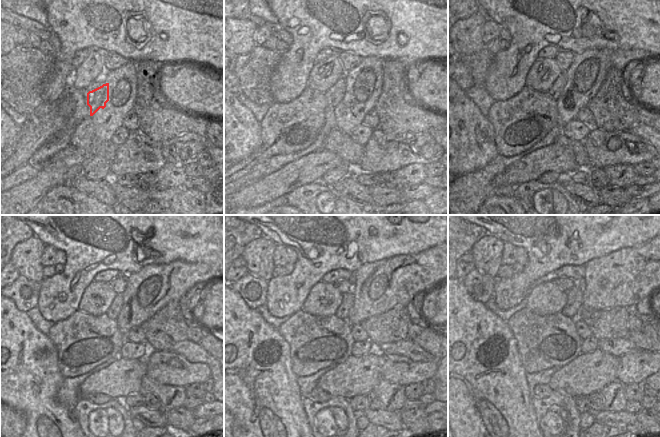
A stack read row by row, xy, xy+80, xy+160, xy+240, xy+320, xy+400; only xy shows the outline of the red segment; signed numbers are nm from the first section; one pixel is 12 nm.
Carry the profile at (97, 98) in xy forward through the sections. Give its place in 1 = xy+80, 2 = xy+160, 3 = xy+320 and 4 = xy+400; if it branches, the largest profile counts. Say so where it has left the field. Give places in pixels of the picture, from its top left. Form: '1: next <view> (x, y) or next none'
1: next xy+80 (328, 96)
2: next xy+160 (556, 89)
3: next xy+320 (342, 312)
4: next xy+400 (573, 306)

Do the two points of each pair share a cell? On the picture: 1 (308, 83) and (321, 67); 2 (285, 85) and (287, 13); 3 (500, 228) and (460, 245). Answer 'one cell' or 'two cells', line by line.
1: one cell
2: one cell
3: two cells

